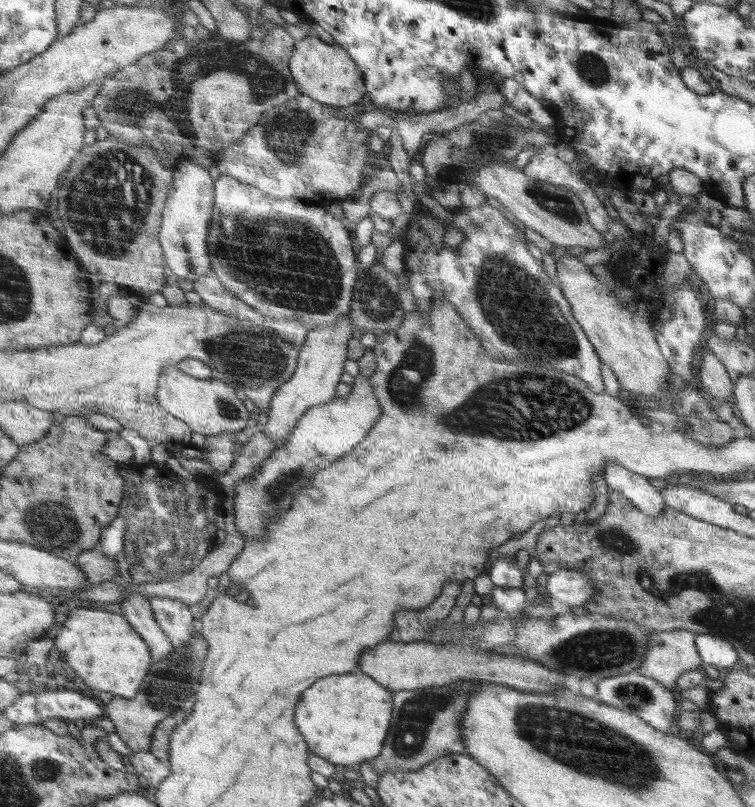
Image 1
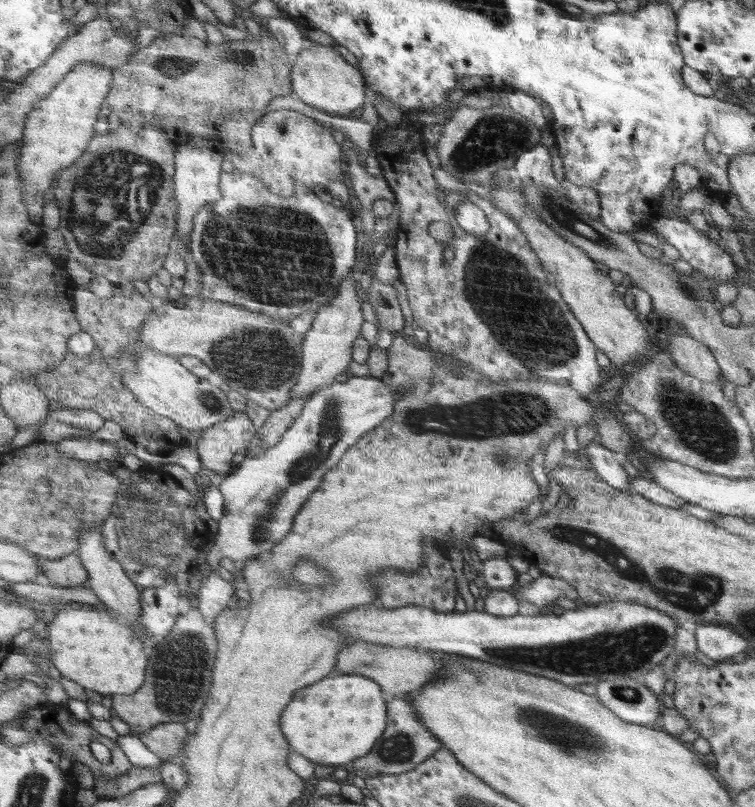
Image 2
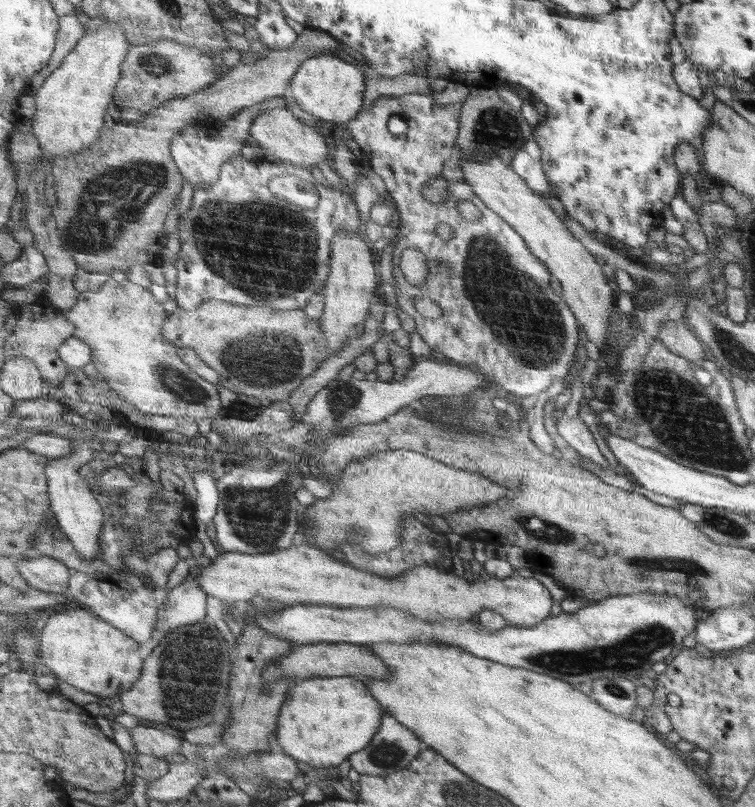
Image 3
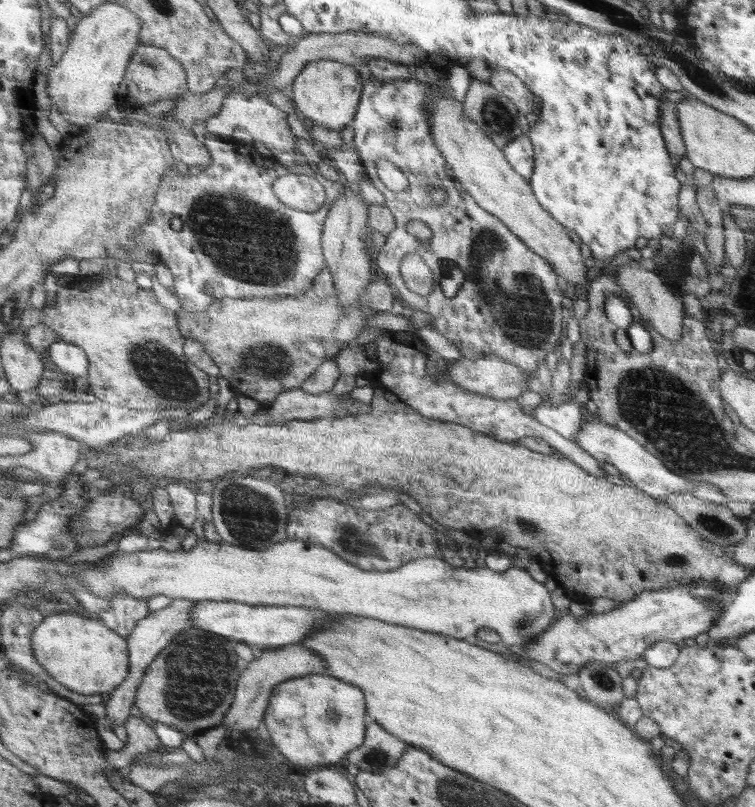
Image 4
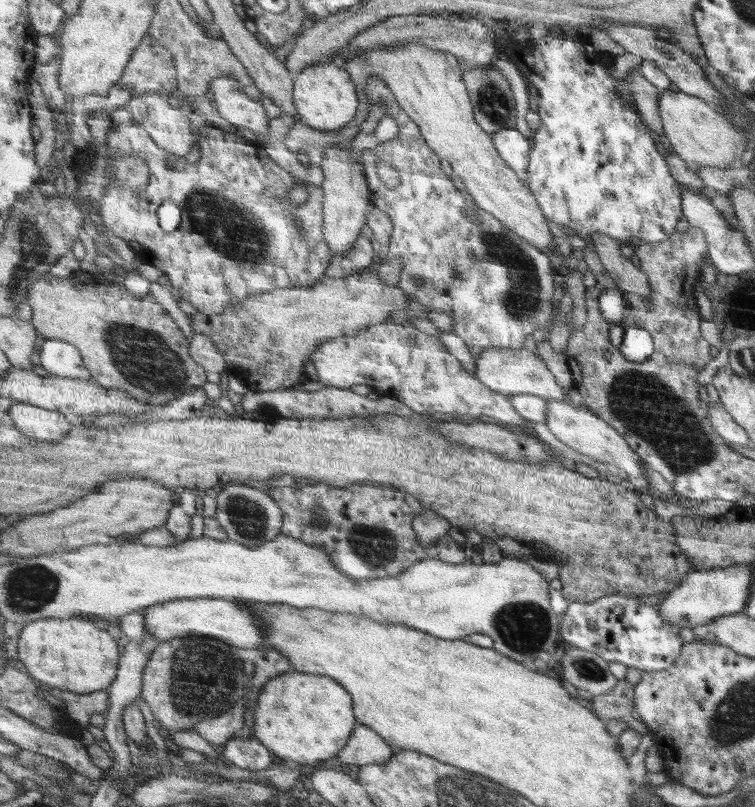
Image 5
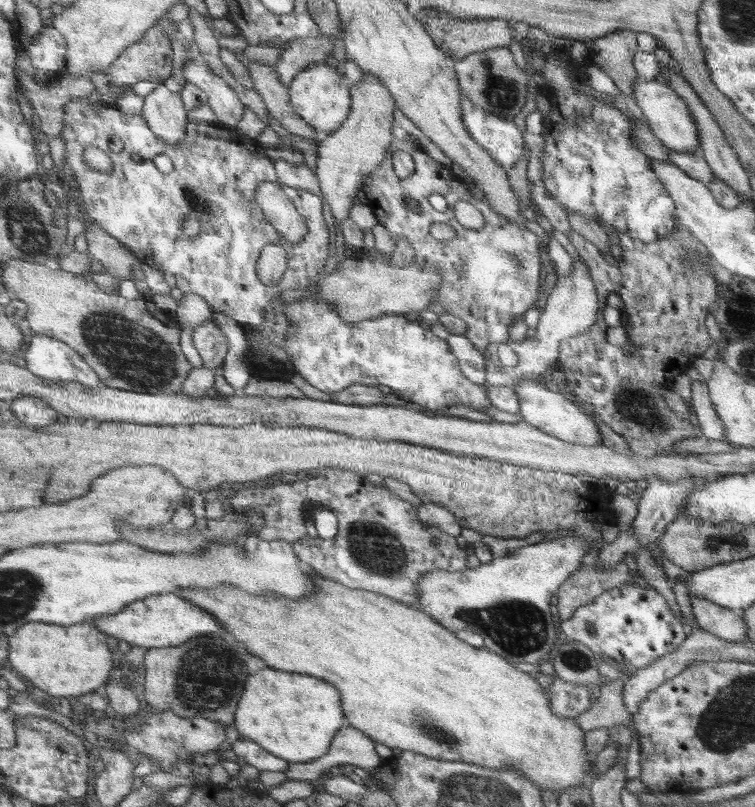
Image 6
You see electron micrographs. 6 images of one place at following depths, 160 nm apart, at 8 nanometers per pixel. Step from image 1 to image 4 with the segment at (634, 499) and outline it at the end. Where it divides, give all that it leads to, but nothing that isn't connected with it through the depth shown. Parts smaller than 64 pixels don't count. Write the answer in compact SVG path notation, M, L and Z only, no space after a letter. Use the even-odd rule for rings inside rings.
M544 401L533 408L533 417L564 438L575 442L575 434L583 423L580 407L581 404L576 401L568 401L562 404Z

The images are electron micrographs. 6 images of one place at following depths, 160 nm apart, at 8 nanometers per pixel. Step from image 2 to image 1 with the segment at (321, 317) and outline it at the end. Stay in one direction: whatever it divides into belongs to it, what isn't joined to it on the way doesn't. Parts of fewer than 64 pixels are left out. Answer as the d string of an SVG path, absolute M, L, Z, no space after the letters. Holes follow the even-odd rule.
M344 315L337 320L335 325L317 326L314 330L308 330L306 340L300 347L300 360L297 361L296 372L277 390L271 407L268 410L268 421L262 427L267 435L275 442L275 450L281 447L300 418L315 406L326 404L334 398L336 386L340 382L344 362L348 358L348 340L352 336L349 315Z

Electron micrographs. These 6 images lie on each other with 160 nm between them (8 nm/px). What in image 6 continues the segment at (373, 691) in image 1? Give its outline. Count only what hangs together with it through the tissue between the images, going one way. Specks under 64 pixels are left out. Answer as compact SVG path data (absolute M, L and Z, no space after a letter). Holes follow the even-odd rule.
M268 666L256 670L246 680L242 706L234 714L240 738L254 740L264 750L288 762L302 763L321 757L333 744L345 714L340 708L340 692L325 679L290 673Z

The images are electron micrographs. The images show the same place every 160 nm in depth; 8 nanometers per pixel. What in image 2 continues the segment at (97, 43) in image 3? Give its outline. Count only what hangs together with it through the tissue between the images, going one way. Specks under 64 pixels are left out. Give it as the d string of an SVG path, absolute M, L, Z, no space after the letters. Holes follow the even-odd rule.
M82 61L46 97L34 104L32 112L29 112L22 129L19 173L23 182L22 202L29 207L32 222L42 222L42 192L52 182L54 172L58 172L58 168L72 165L90 145L98 110L104 98L109 96L112 79L112 70L108 67Z

